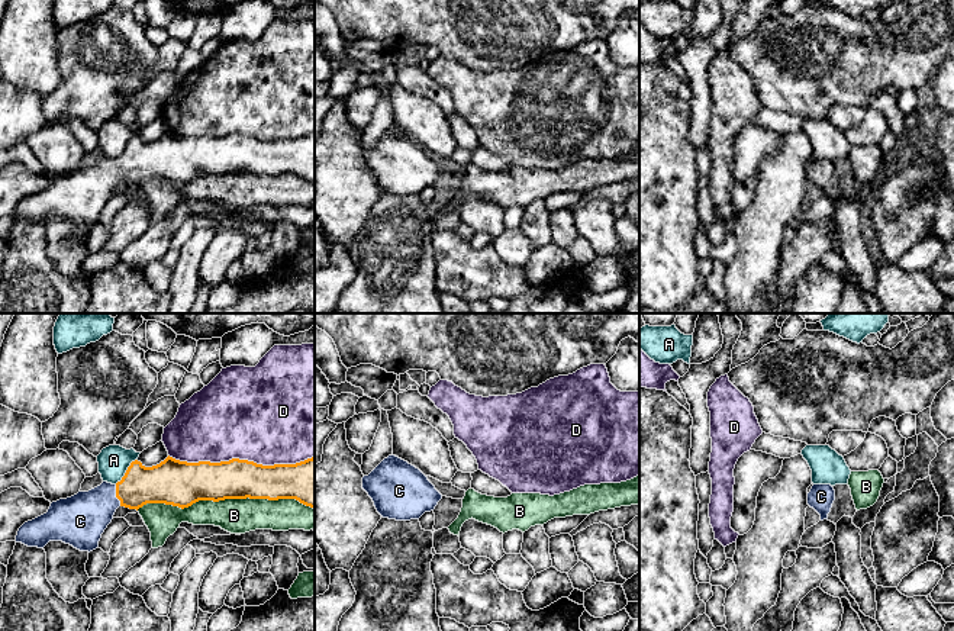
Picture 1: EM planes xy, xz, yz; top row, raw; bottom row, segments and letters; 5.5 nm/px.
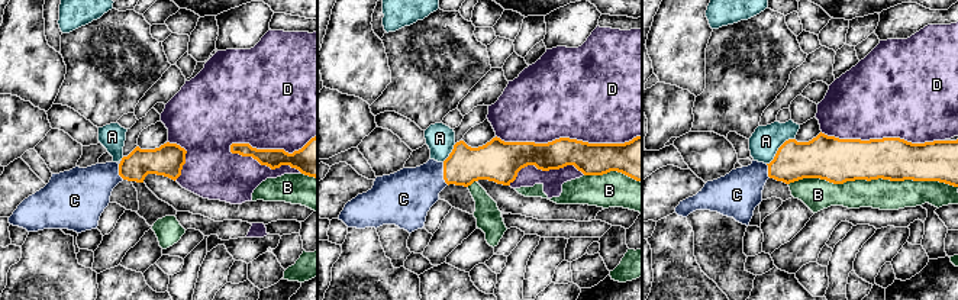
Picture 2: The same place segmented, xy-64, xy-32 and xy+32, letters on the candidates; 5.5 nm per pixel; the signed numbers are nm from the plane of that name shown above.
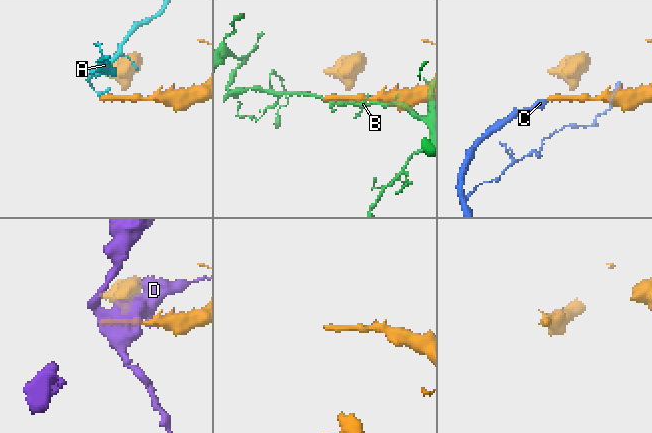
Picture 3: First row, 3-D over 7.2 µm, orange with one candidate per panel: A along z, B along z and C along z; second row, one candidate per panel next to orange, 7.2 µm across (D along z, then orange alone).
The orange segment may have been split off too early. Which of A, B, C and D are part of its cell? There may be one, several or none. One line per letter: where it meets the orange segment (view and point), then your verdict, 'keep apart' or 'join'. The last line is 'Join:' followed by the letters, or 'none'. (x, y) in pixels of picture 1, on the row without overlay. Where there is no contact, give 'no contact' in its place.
A: contact xy (126, 147); keep apart
B: contact xy (225, 173); keep apart
C: contact xy (116, 170); join
D: contact xy (241, 135); keep apart
Join: C

